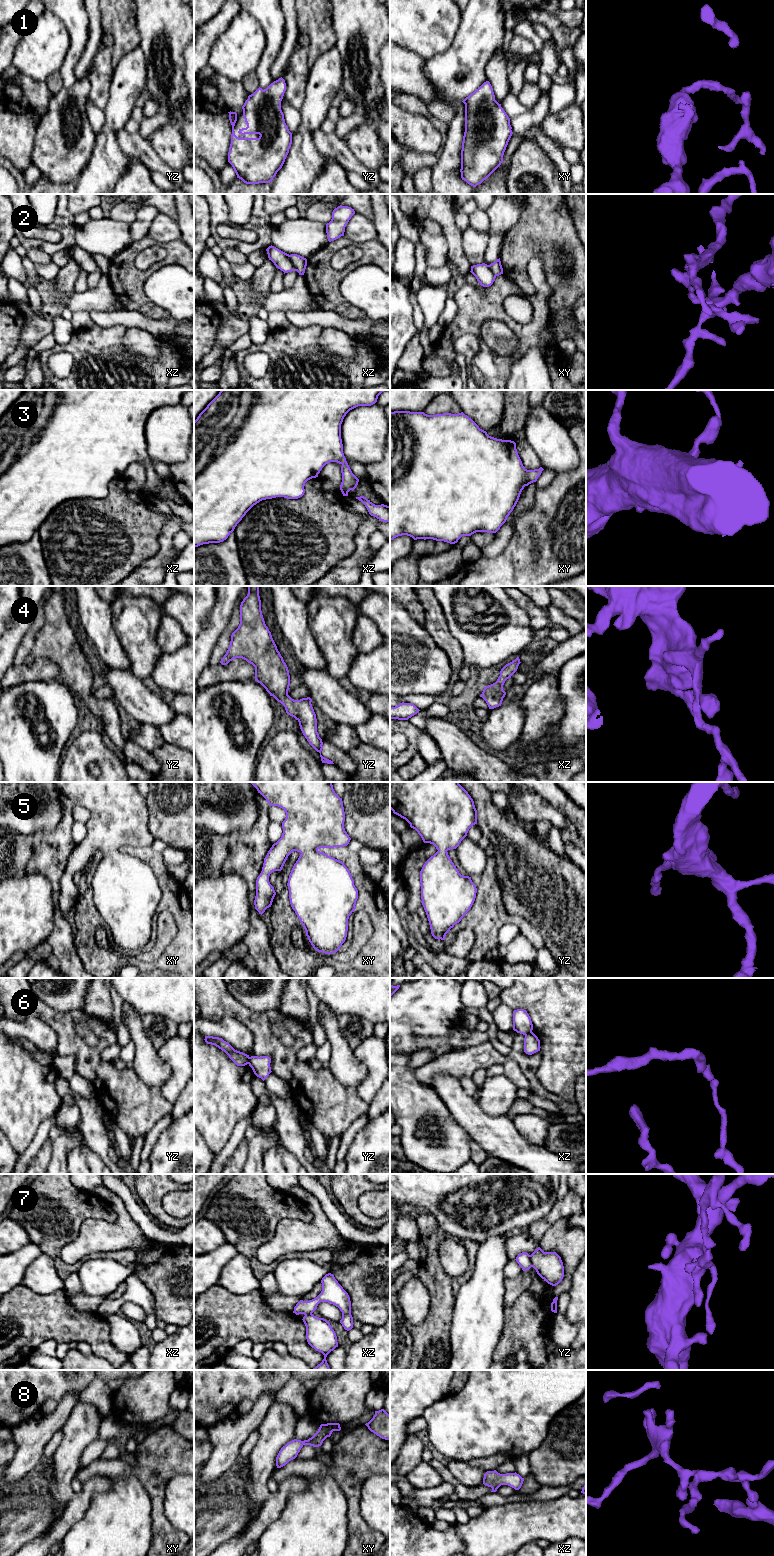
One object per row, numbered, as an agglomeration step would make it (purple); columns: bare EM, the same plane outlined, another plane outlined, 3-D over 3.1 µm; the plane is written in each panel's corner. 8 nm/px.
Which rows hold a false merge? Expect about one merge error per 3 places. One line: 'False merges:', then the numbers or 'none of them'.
False merges: 2, 6, 7

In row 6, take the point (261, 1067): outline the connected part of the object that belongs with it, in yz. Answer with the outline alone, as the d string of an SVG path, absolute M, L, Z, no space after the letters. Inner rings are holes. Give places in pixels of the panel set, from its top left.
M251 1056L249 1057L248 1064L252 1068L254 1074L264 1081L272 1072L270 1063L271 1058L268 1056Z

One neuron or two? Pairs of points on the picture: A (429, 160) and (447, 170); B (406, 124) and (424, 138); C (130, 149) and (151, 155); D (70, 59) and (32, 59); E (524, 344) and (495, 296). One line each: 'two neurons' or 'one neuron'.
A: two neurons
B: one neuron
C: one neuron
D: two neurons
E: one neuron

